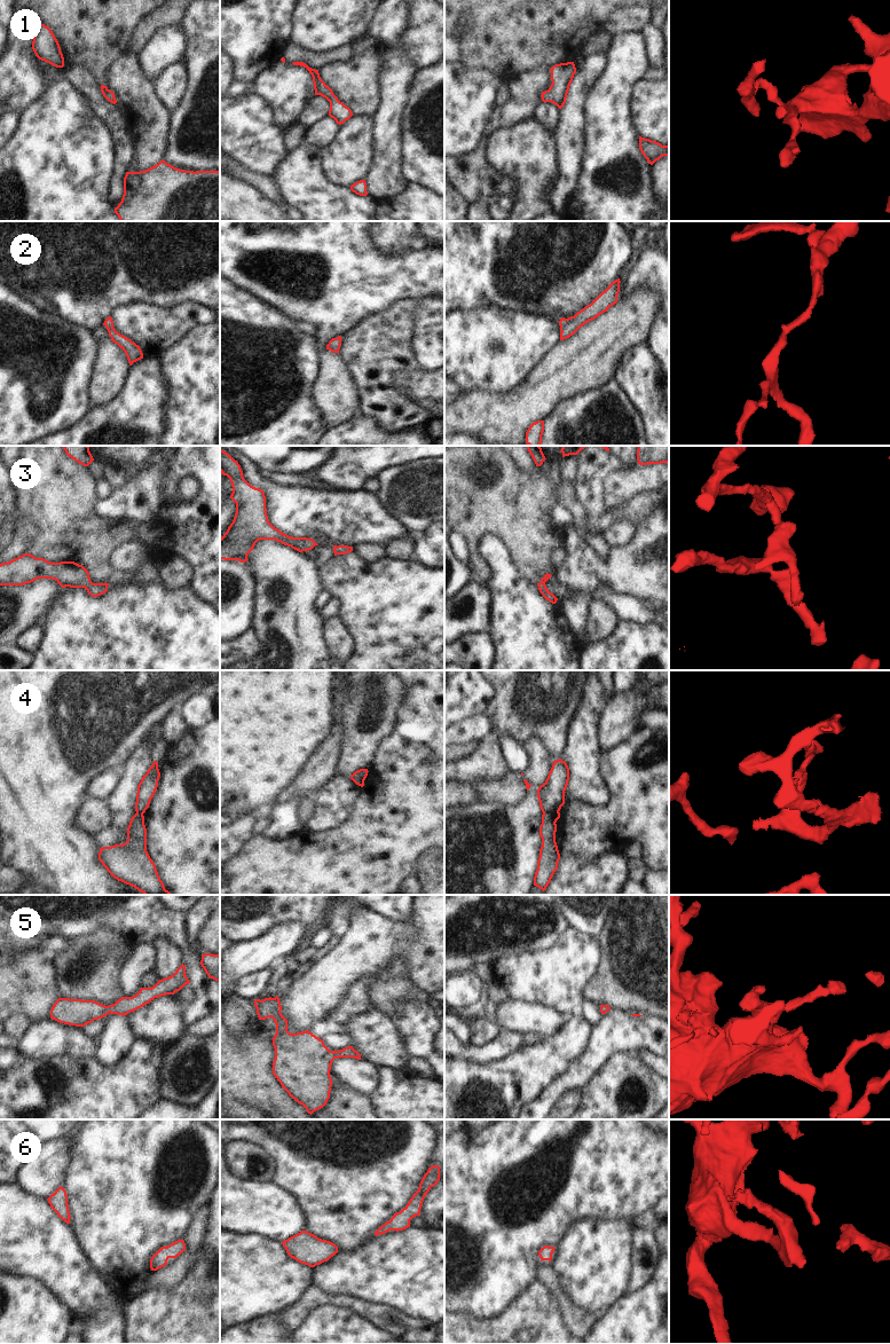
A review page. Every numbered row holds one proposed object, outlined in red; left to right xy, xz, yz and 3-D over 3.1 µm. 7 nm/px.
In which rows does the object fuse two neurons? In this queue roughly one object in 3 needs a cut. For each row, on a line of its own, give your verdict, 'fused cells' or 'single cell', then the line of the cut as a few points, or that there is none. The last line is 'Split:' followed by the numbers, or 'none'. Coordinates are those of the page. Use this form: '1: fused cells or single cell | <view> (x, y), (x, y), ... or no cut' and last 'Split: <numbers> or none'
1: single cell | no cut
2: single cell | no cut
3: single cell | no cut
4: fused cells | yz (558, 810), (543, 814)
5: single cell | no cut
6: single cell | no cut
Split: 4

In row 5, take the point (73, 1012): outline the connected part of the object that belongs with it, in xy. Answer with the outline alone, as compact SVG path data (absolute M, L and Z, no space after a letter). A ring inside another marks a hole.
M182 964L173 975L159 980L153 987L141 988L135 996L121 997L109 1006L95 1000L58 998L50 1009L50 1019L69 1025L85 1027L109 1013L125 1016L149 1004L155 998L174 995L189 983L186 966Z

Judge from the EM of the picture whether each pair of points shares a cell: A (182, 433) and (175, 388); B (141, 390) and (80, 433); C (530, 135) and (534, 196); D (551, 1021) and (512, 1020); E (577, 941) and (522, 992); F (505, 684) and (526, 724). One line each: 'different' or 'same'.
A: same
B: same
C: same
D: same
E: same
F: same

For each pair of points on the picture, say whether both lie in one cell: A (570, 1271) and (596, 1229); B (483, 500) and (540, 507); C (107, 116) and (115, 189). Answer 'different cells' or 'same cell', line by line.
A: same cell
B: same cell
C: same cell

